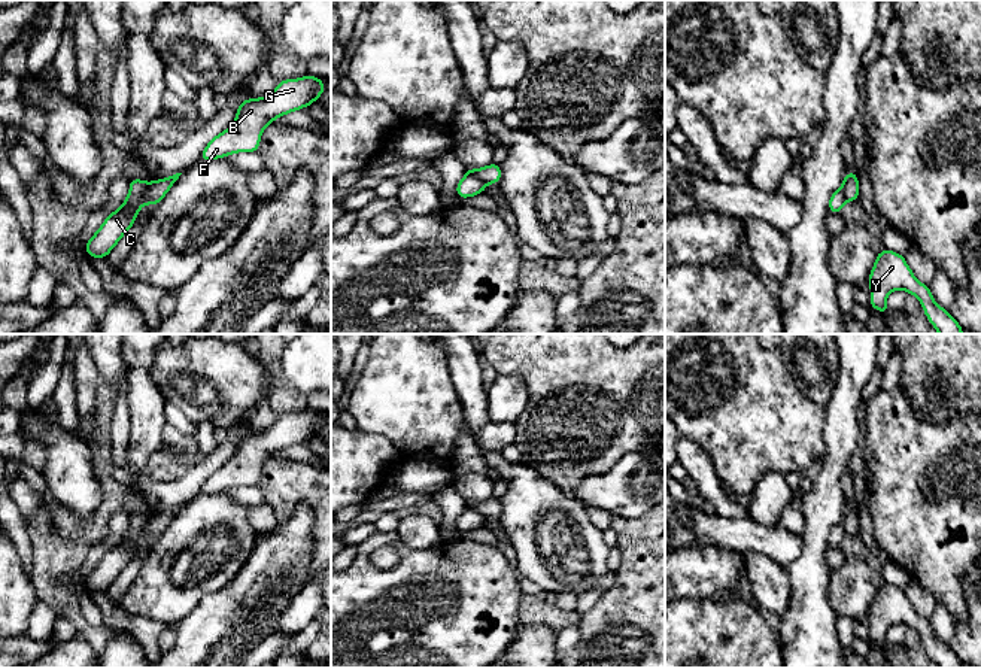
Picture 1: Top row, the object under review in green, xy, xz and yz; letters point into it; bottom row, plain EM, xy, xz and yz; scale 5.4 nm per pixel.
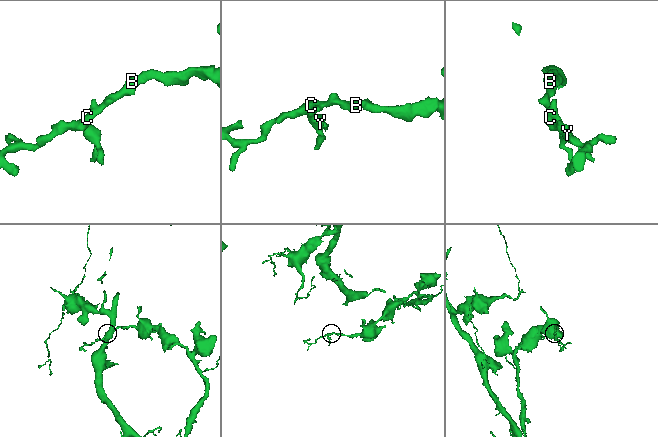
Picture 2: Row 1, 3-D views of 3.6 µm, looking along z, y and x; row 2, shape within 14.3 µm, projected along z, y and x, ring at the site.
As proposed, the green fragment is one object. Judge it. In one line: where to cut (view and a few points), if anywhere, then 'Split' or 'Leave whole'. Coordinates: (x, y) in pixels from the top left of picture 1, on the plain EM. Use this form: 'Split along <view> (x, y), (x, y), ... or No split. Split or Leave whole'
Split along xy (149, 516), (137, 536), (124, 540). Split

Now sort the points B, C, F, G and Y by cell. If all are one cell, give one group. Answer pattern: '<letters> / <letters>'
B C F G / Y

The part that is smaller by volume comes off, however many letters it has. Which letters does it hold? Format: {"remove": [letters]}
{"remove": ["Y"]}

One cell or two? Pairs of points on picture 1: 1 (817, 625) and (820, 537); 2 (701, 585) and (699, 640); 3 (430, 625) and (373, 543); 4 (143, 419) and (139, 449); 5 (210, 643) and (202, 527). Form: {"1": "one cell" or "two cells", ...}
{"1": "one cell", "2": "two cells", "3": "one cell", "4": "one cell", "5": "two cells"}

